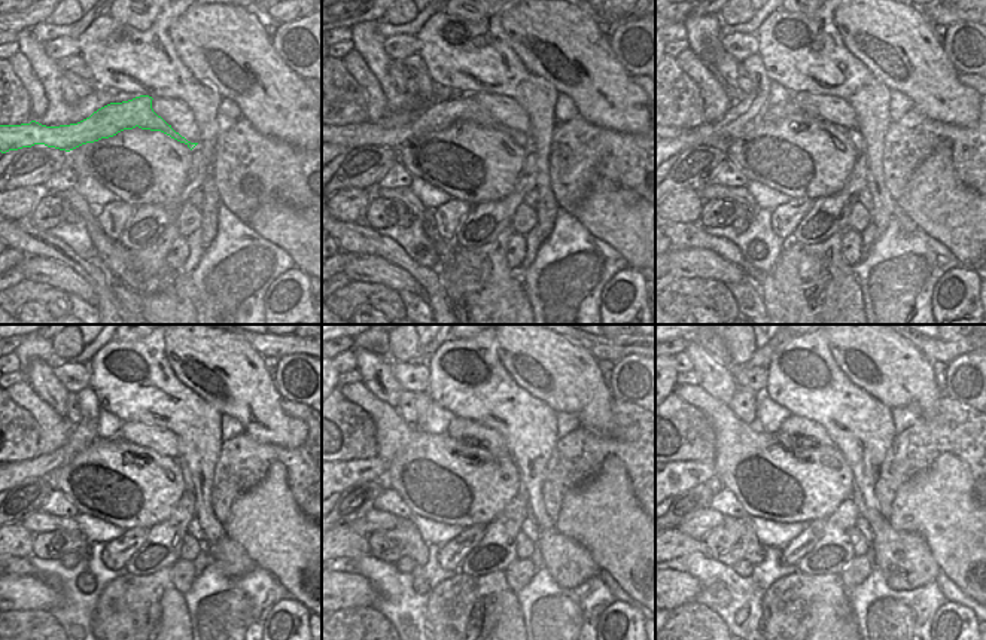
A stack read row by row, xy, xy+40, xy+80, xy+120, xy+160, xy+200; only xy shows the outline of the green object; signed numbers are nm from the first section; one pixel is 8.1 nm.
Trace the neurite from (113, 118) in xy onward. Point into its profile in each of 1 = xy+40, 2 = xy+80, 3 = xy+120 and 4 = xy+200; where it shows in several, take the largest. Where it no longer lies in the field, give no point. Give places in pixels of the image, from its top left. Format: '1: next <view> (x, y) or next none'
1: next xy+40 (440, 115)
2: next xy+80 (790, 107)
3: next xy+120 (186, 474)
4: next xy+200 (906, 560)

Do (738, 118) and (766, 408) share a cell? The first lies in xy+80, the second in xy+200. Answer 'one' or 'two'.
two

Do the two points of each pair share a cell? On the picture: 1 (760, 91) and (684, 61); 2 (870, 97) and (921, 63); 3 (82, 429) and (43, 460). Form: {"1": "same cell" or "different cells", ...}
{"1": "different cells", "2": "different cells", "3": "same cell"}

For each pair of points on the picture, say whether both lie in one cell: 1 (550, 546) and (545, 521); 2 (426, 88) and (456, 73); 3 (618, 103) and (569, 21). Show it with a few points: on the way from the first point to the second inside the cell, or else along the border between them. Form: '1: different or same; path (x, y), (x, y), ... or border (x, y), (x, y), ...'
1: different; border (554, 526), (539, 530)
2: different; border (419, 52), (437, 87)
3: same; path (598, 82), (587, 66), (569, 48), (569, 42)

